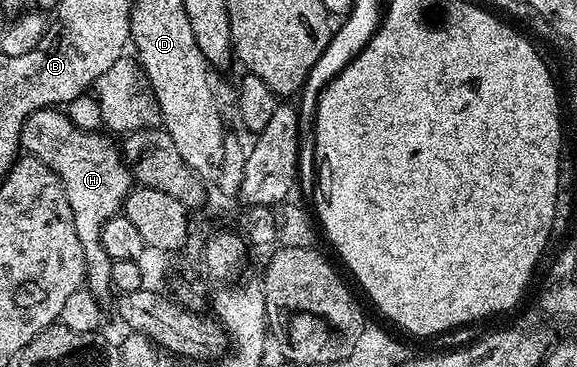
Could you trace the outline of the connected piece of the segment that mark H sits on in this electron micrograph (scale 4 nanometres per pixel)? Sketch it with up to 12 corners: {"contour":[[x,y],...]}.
{"contour":[[61,108],[36,110],[21,150],[61,178],[85,282],[114,293],[101,233],[135,186],[118,143]]}

